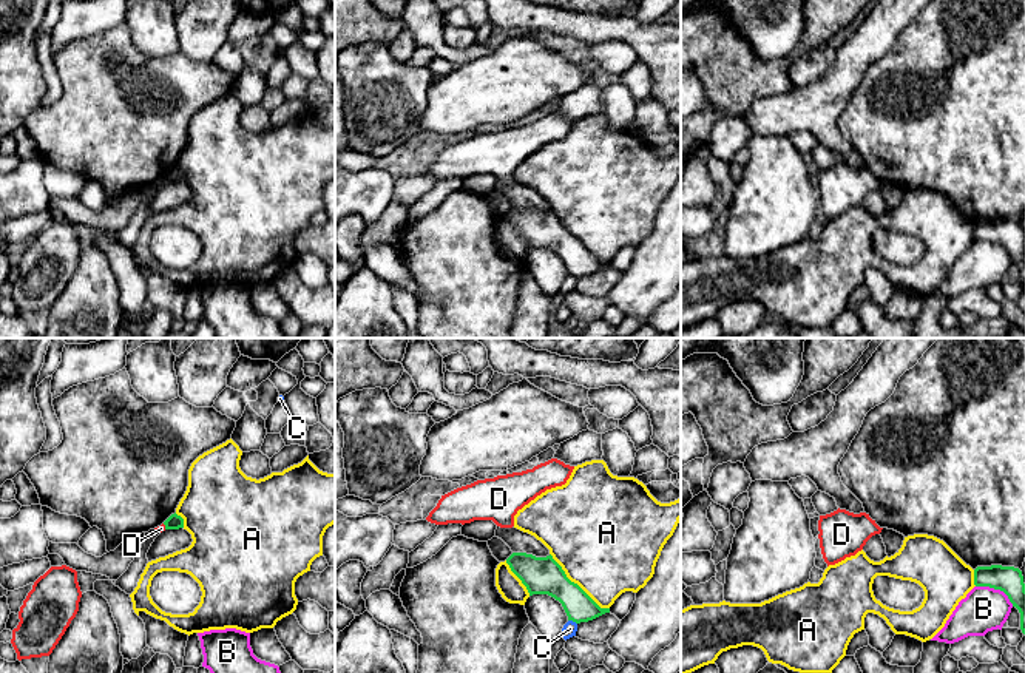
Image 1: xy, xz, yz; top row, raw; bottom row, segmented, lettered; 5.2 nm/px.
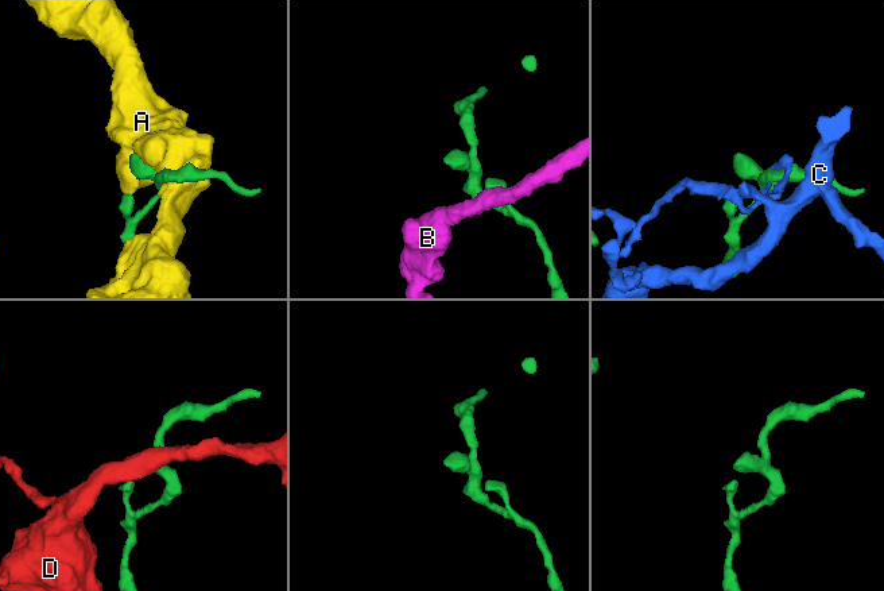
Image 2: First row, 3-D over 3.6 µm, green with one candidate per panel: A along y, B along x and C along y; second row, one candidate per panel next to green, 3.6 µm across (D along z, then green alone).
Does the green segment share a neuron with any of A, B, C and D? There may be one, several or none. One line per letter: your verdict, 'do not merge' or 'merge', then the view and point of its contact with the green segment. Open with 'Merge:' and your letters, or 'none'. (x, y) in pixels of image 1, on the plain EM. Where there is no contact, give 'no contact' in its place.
Merge: none
A: do not merge; contact xz (576, 238)
B: do not merge; contact yz (996, 243)
C: do not merge; contact xz (573, 275)
D: do not merge; contact xy (165, 181)

